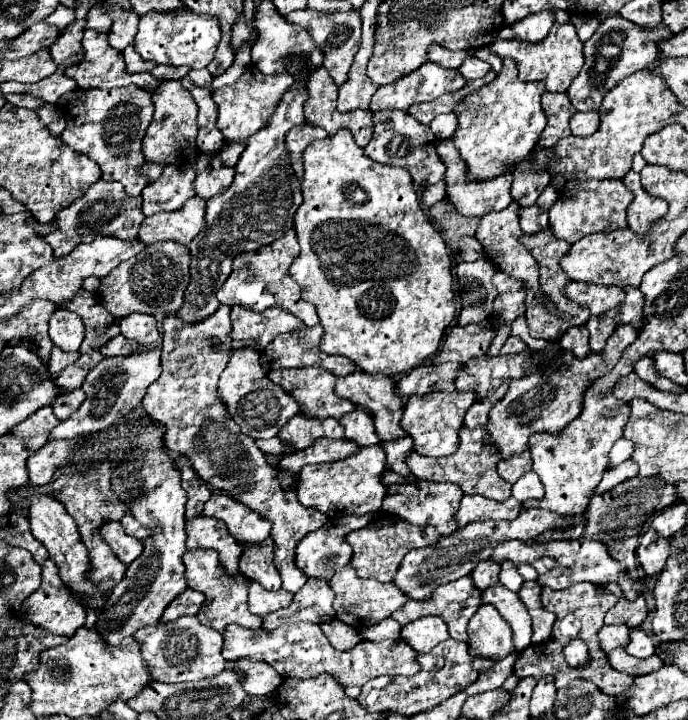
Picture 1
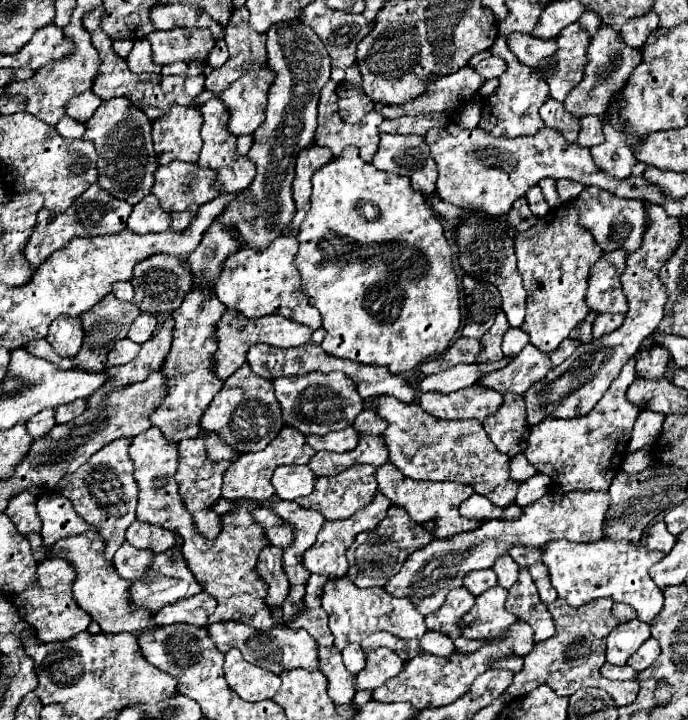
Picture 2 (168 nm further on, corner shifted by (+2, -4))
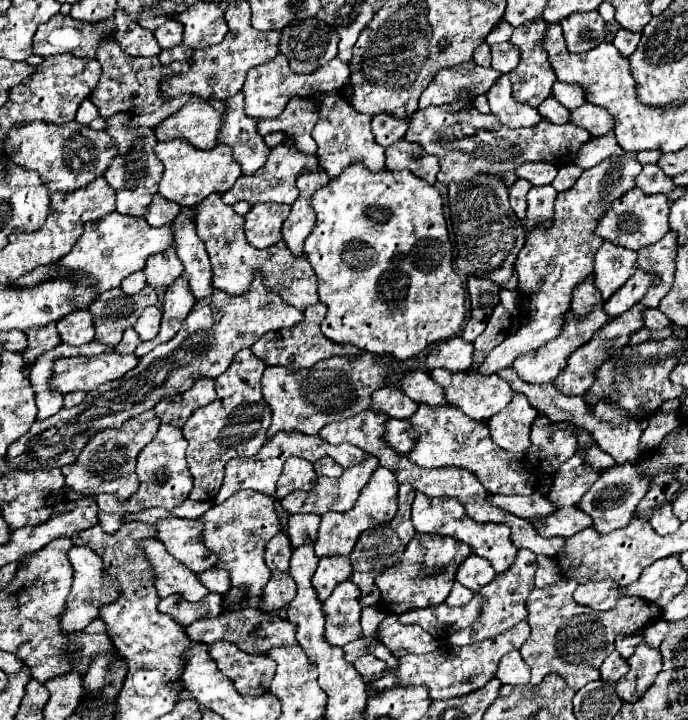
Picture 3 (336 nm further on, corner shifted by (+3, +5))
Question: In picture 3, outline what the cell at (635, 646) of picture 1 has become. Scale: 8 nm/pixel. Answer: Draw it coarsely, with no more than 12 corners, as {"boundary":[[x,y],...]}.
{"boundary":[[640,644],[628,674],[614,684],[624,702],[634,702],[662,670],[660,650]]}

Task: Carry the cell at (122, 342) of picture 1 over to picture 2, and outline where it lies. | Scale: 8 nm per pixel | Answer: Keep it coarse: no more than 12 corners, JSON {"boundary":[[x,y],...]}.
{"boundary":[[121,339],[109,351],[107,367],[133,361],[139,347],[131,339]]}

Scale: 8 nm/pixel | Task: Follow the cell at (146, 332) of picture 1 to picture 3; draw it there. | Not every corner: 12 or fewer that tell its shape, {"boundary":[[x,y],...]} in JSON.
{"boundary":[[150,306],[134,330],[142,340],[152,340],[160,330],[162,312]]}

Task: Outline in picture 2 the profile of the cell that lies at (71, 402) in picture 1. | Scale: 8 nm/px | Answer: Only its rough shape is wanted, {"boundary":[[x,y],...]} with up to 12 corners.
{"boundary":[[85,399],[55,409],[59,425],[75,421],[85,411]]}

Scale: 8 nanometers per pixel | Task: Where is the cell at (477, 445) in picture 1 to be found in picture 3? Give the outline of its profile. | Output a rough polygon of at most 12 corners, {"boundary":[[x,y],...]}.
{"boundary":[[424,404],[408,458],[470,470],[492,494],[532,494],[538,468],[484,422]]}

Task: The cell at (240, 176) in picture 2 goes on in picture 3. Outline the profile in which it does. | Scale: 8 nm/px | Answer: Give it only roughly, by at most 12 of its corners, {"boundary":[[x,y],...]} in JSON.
{"boundary":[[244,94],[226,104],[218,144],[234,150],[242,174],[264,166],[270,148],[258,120],[244,112]]}

